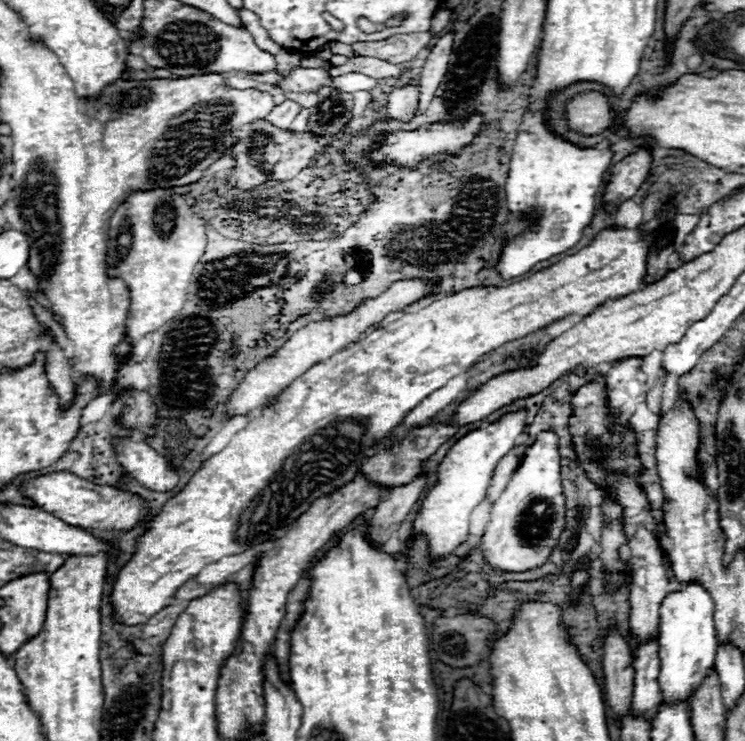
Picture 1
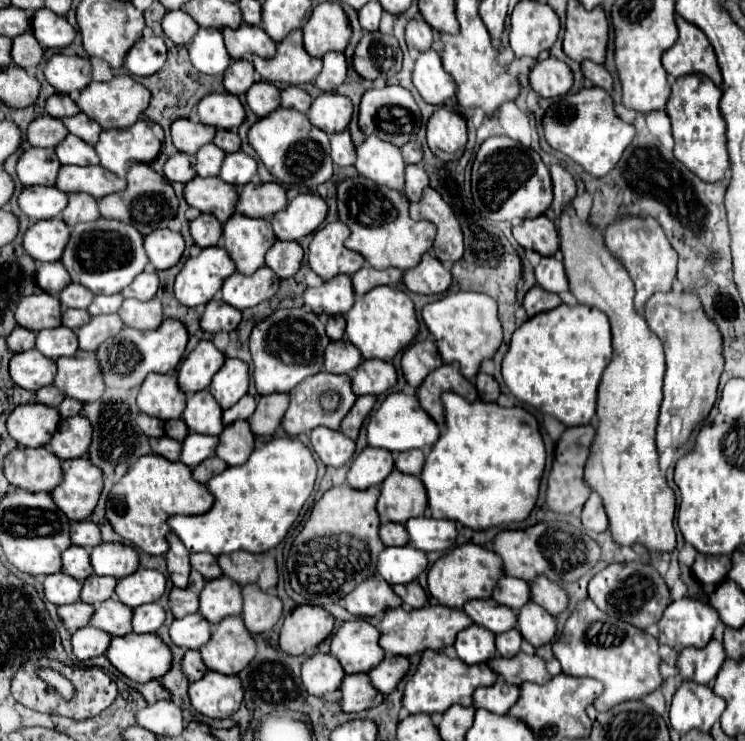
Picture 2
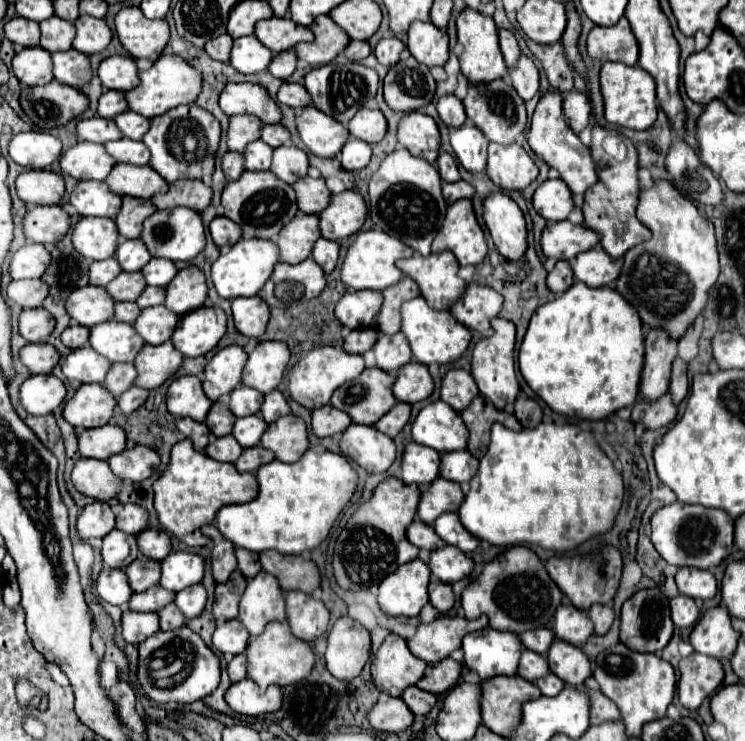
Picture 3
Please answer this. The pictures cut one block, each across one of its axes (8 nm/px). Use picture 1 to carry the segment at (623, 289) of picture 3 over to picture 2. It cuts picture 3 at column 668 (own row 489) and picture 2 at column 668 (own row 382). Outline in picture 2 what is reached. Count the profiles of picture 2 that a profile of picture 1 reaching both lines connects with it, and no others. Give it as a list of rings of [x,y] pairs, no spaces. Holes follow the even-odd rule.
[[[692,292],[654,294],[644,308],[644,318],[648,326],[664,344],[666,352],[666,374],[664,374],[664,398],[658,414],[656,444],[658,452],[672,446],[678,448],[686,444],[690,432],[698,422],[702,422],[716,402],[718,380],[724,370],[722,338],[718,326],[704,314],[700,298]]]

